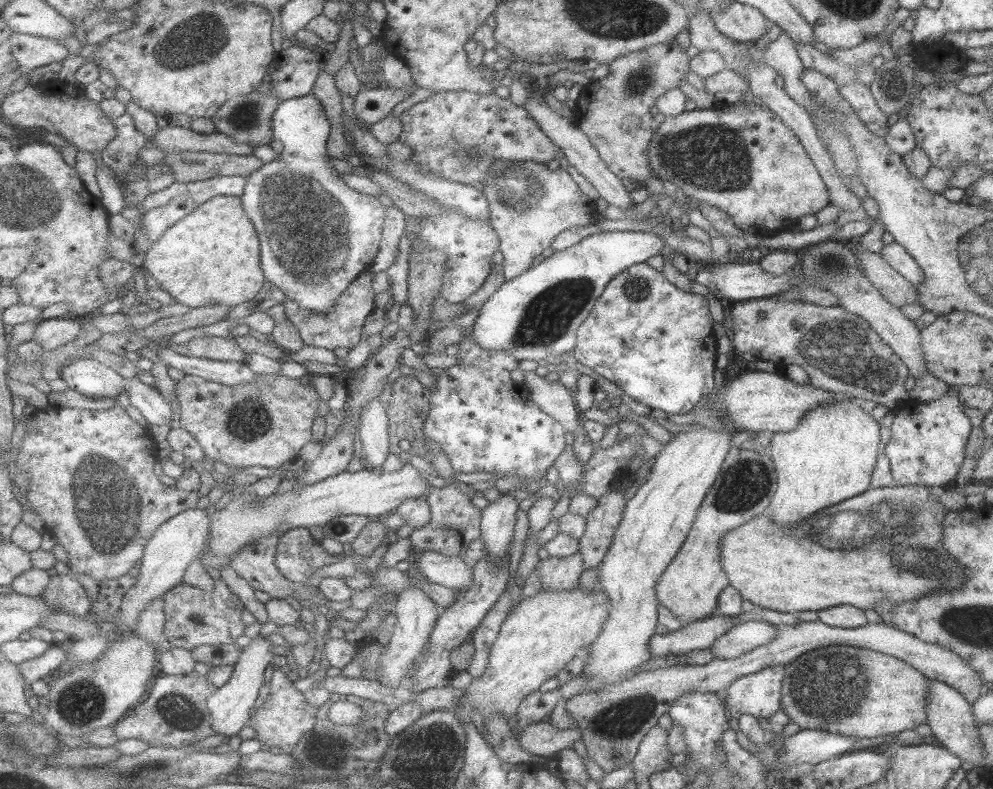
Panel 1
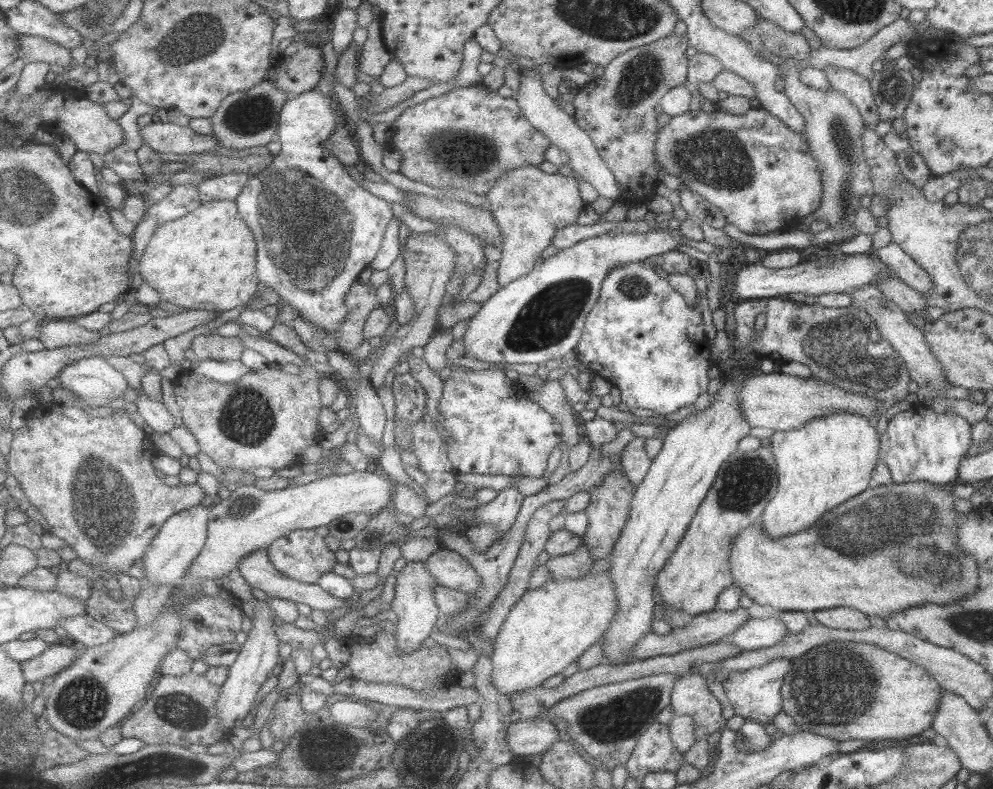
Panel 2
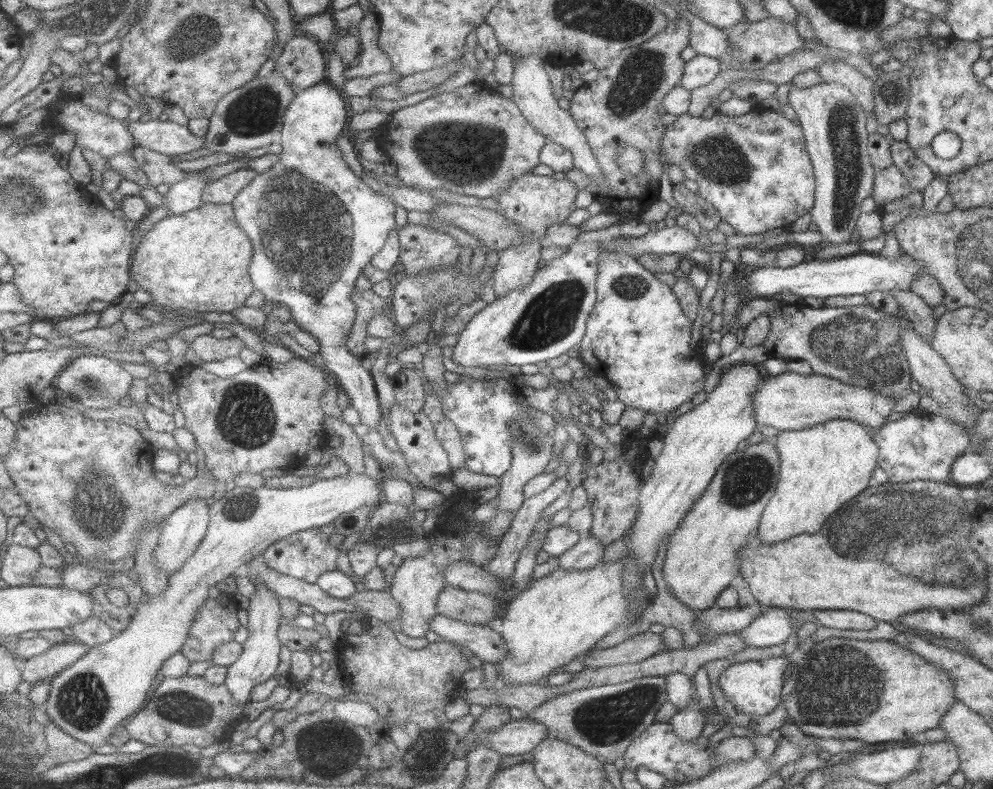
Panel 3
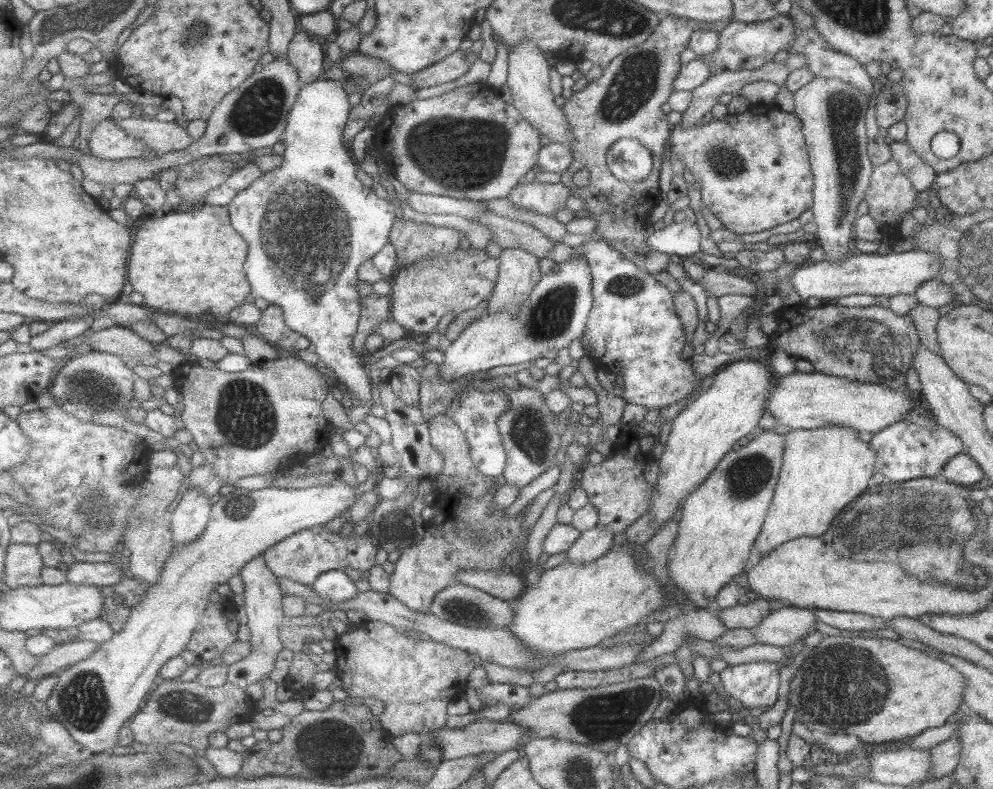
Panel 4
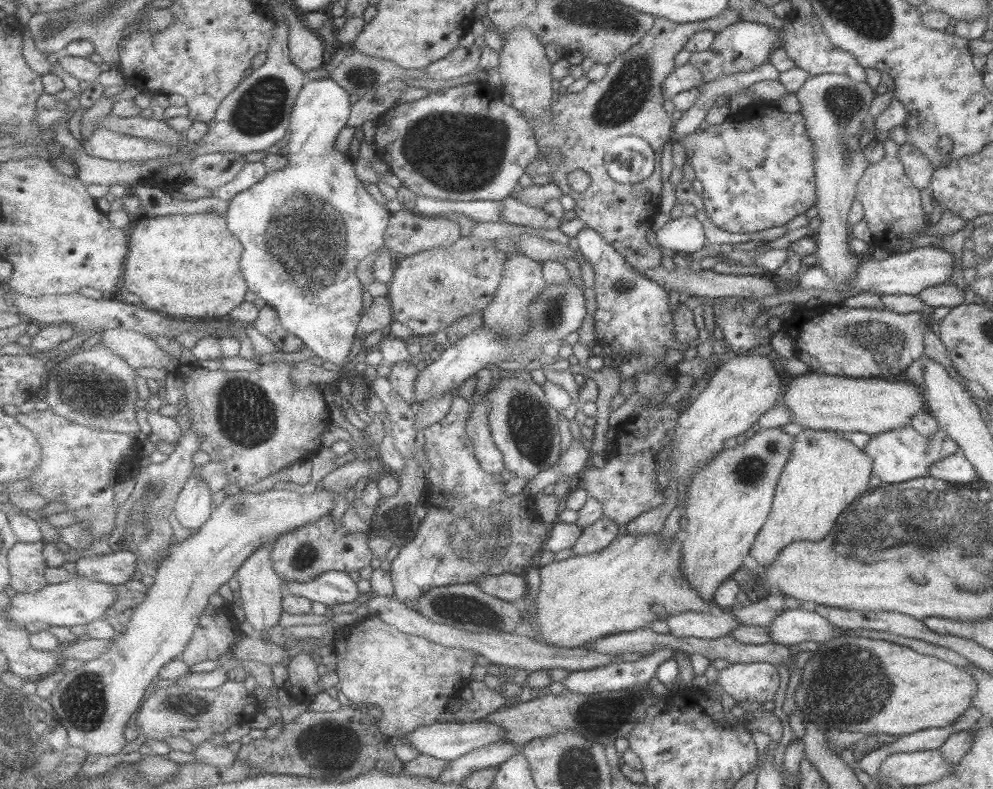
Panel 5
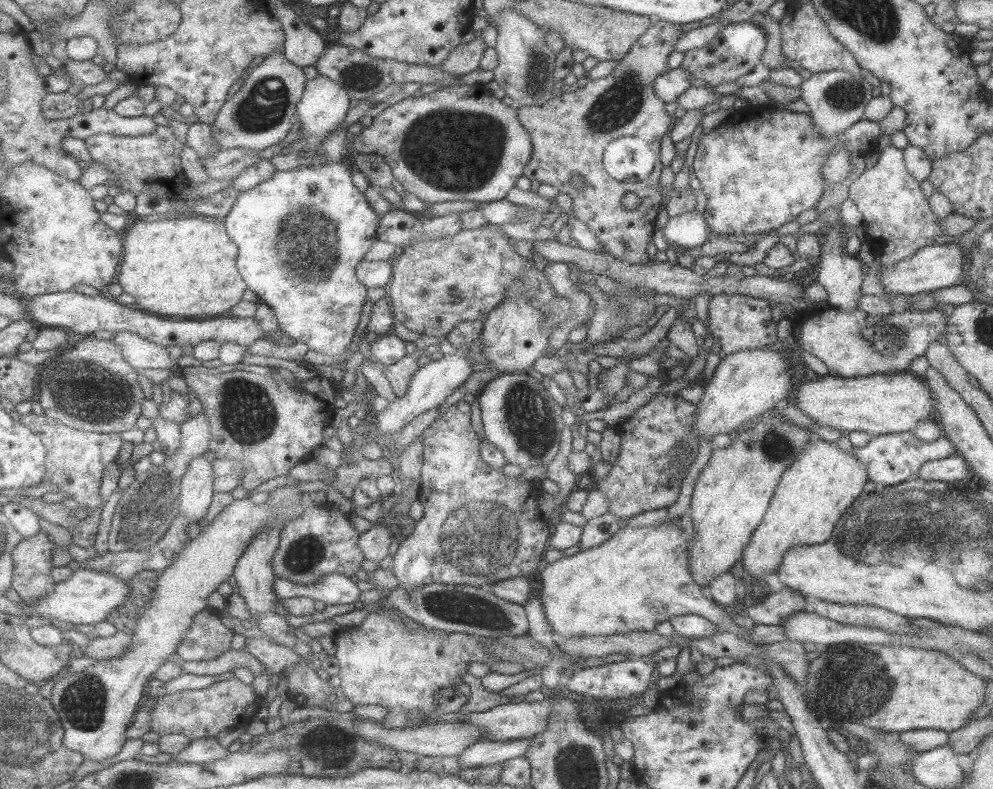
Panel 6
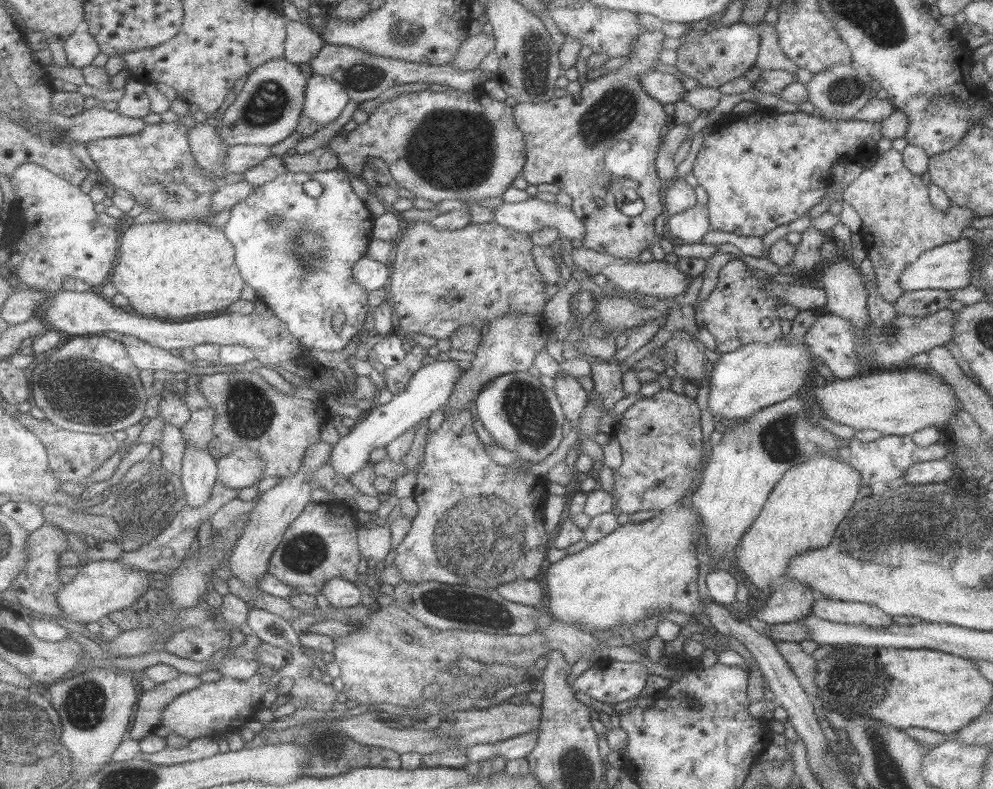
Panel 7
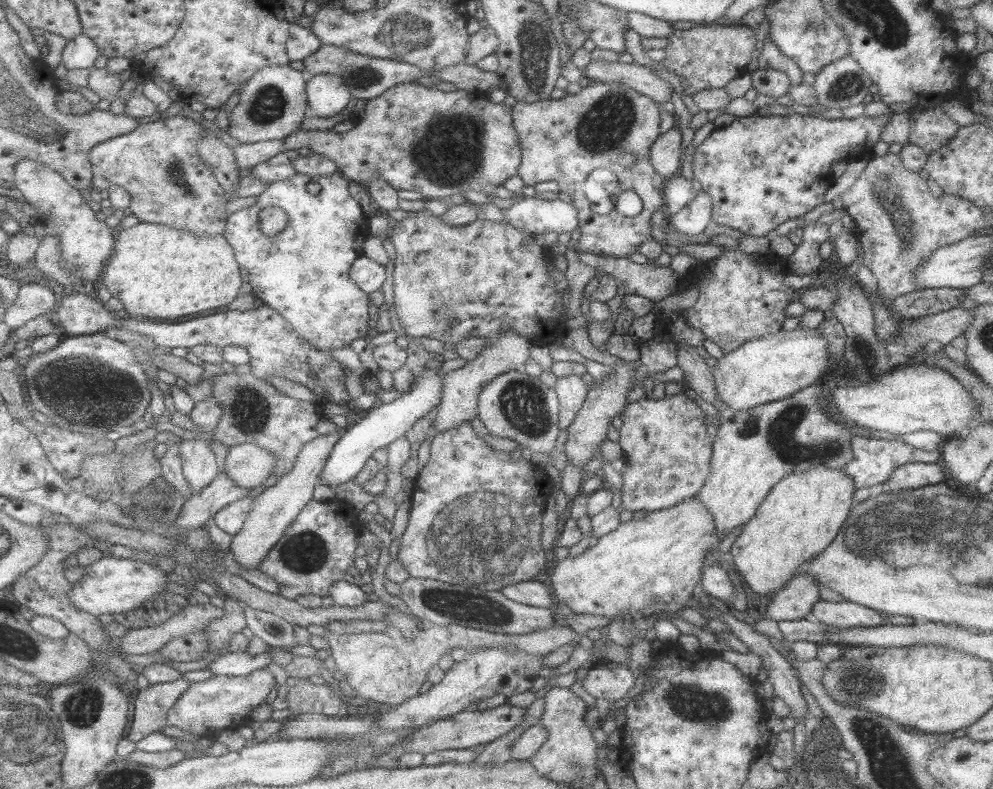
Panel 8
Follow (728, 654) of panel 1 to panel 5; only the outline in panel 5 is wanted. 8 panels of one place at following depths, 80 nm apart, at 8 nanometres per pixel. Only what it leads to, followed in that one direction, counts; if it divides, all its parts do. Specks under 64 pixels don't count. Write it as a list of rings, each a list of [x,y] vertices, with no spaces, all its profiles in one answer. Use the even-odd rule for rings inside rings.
[[[785,609],[767,626],[772,642],[789,646],[813,645],[840,636],[839,627],[815,611]]]

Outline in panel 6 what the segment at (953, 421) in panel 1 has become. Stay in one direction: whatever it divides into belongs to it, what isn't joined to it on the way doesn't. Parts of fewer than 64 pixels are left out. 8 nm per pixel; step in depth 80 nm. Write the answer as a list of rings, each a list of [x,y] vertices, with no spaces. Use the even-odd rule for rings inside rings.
[[[908,431],[872,437],[862,448],[853,447],[851,457],[855,457],[859,463],[863,463],[869,481],[890,486],[903,483],[907,478],[915,476],[922,464],[945,459],[955,452],[952,442],[943,435],[933,442],[921,442],[915,438],[913,432]]]

